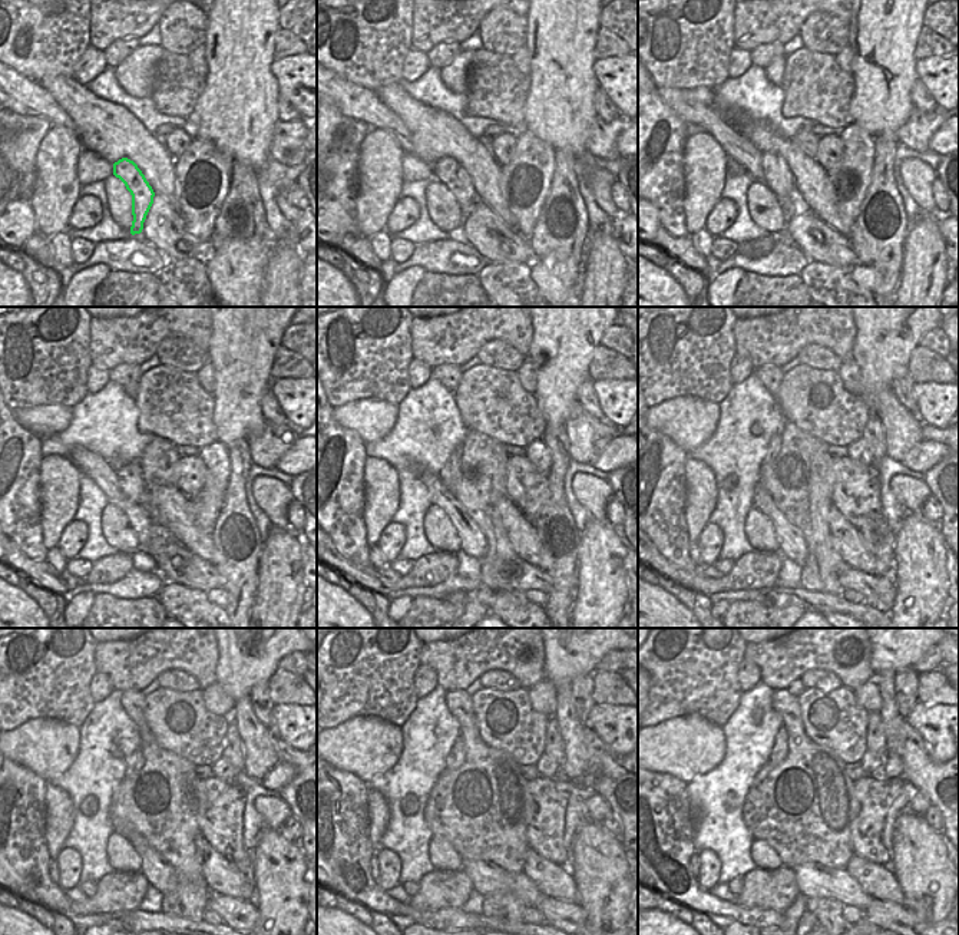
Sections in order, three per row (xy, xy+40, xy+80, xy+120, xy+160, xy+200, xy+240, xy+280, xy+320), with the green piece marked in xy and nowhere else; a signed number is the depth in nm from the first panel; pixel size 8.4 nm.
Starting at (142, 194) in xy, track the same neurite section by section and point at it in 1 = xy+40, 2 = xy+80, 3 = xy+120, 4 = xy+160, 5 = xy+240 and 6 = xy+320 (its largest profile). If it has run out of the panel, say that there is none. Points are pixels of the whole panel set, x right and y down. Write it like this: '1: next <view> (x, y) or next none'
1: next xy+40 (446, 169)
2: next xy+80 (776, 174)
3: next xy+120 (132, 485)
4: next xy+160 (449, 472)
5: next xy+240 (135, 762)
6: next xy+320 (780, 749)

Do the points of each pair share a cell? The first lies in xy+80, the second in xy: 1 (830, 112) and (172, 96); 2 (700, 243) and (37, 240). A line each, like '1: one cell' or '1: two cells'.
1: one cell
2: two cells

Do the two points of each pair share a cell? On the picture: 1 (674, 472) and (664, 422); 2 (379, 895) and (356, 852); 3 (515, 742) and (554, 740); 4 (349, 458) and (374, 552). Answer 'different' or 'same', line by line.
1: different
2: same
3: different
4: different

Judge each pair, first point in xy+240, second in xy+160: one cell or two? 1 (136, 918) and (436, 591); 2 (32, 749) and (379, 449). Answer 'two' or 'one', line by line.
1: two
2: two

